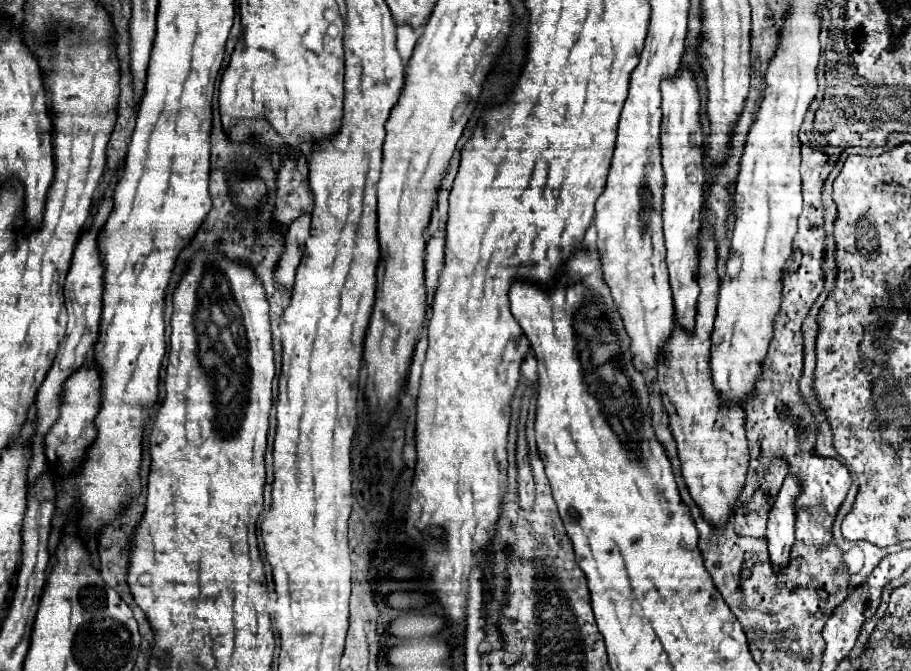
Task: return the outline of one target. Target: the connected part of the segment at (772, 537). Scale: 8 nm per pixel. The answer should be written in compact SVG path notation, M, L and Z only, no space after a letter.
M792 475L784 479L784 485L780 487L780 493L770 509L768 515L768 529L766 529L766 539L768 539L768 551L770 559L776 571L784 569L788 565L790 557L790 547L794 543L794 523L796 523L796 499L802 493L800 481Z

